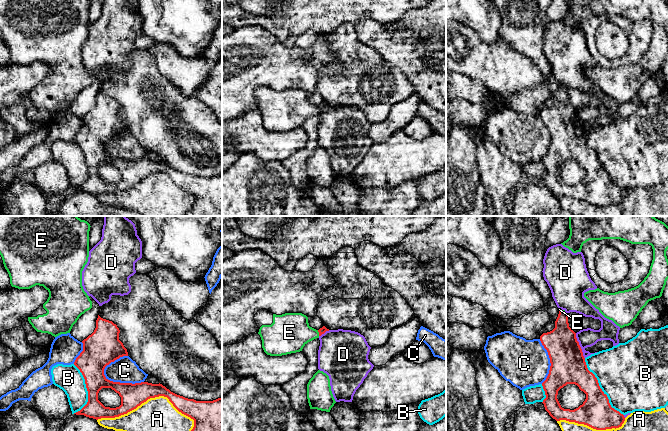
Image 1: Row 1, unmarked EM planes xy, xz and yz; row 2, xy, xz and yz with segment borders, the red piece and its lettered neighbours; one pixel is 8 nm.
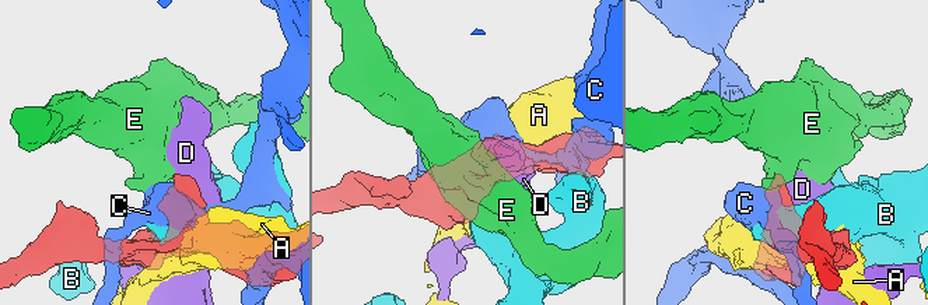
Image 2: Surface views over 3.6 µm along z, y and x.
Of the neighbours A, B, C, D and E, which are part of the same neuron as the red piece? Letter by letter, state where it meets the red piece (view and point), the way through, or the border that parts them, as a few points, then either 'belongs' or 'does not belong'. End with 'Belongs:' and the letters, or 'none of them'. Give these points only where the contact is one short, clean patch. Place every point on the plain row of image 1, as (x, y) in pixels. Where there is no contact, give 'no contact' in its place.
A: meets red in xy at (149, 174); does not belong
B: meets red in yz at (600, 164); does not belong
C: meets red in xy at (121, 159); does not belong
D: meets red in yz at (579, 122); does not belong
E: meets red in xz at (319, 109); border along xz (317, 106), (319, 111); does not belong
Belongs: none of them

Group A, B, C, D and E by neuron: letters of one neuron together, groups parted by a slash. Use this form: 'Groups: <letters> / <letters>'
Groups: A / B / C / D / E

